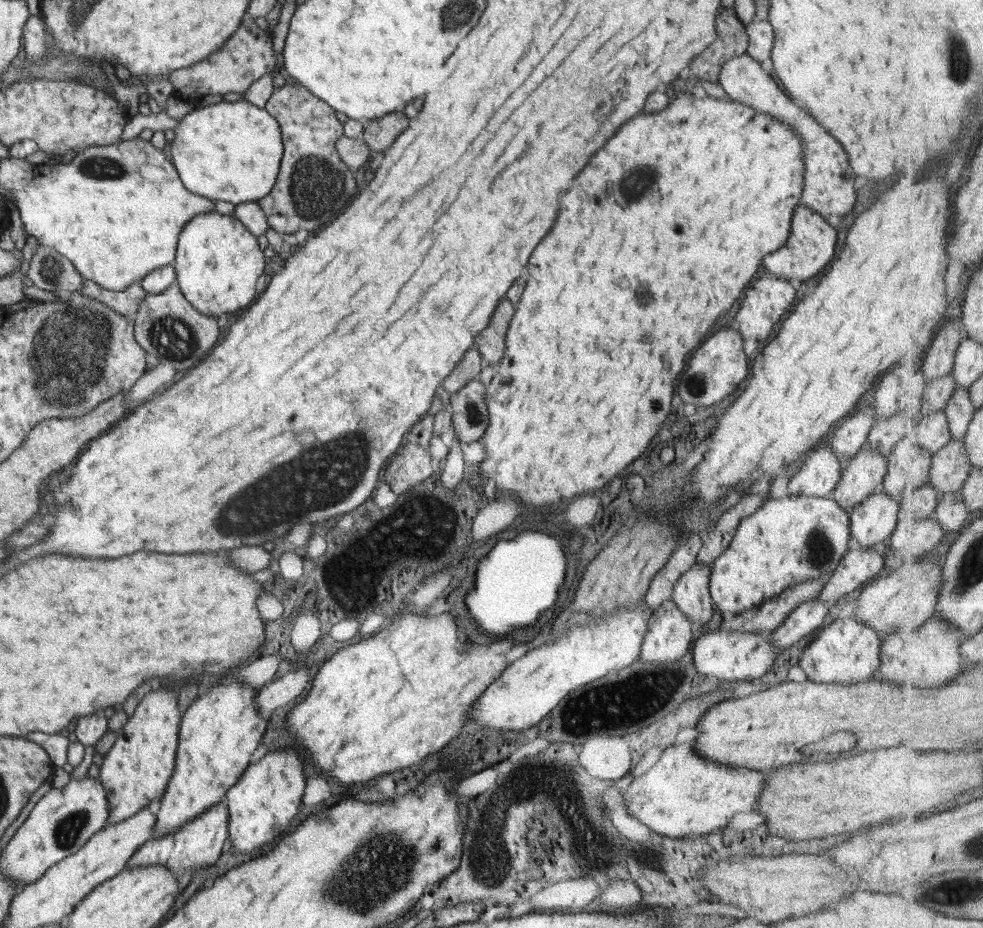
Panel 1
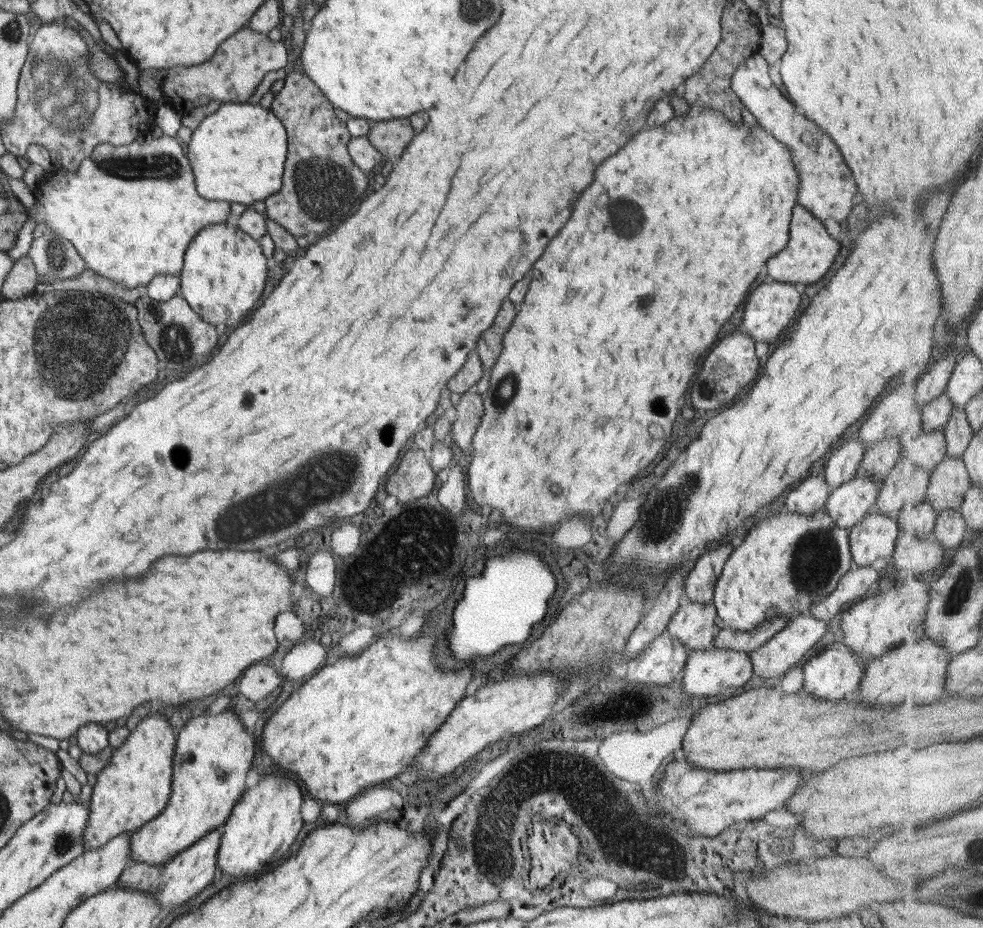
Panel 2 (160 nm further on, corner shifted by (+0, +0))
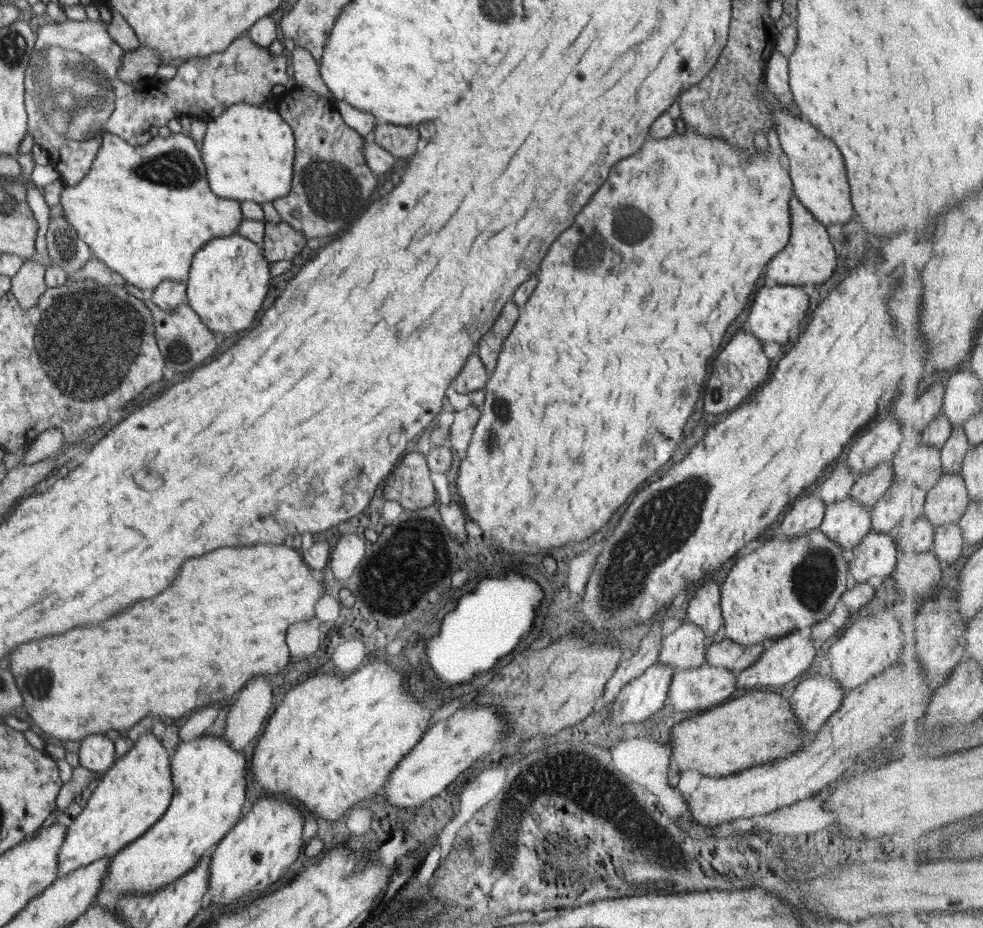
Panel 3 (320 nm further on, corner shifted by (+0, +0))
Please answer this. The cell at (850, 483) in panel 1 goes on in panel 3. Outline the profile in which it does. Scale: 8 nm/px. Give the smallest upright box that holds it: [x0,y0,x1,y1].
[818,496,871,555]

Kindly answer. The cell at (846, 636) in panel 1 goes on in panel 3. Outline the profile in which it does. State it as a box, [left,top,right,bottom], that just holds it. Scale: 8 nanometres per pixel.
[789,675,845,734]

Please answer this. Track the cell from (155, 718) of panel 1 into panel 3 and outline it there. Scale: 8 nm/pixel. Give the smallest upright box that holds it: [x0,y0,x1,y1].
[57,732,174,876]

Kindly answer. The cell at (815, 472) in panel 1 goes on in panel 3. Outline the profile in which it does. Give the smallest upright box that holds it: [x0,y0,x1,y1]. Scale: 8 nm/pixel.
[779,496,826,538]

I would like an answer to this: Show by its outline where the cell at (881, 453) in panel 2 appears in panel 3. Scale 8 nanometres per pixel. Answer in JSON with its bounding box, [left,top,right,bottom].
[849,460,893,508]

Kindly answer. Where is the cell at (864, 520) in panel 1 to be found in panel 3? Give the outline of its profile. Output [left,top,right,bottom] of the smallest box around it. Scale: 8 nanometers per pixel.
[848,532,897,583]

